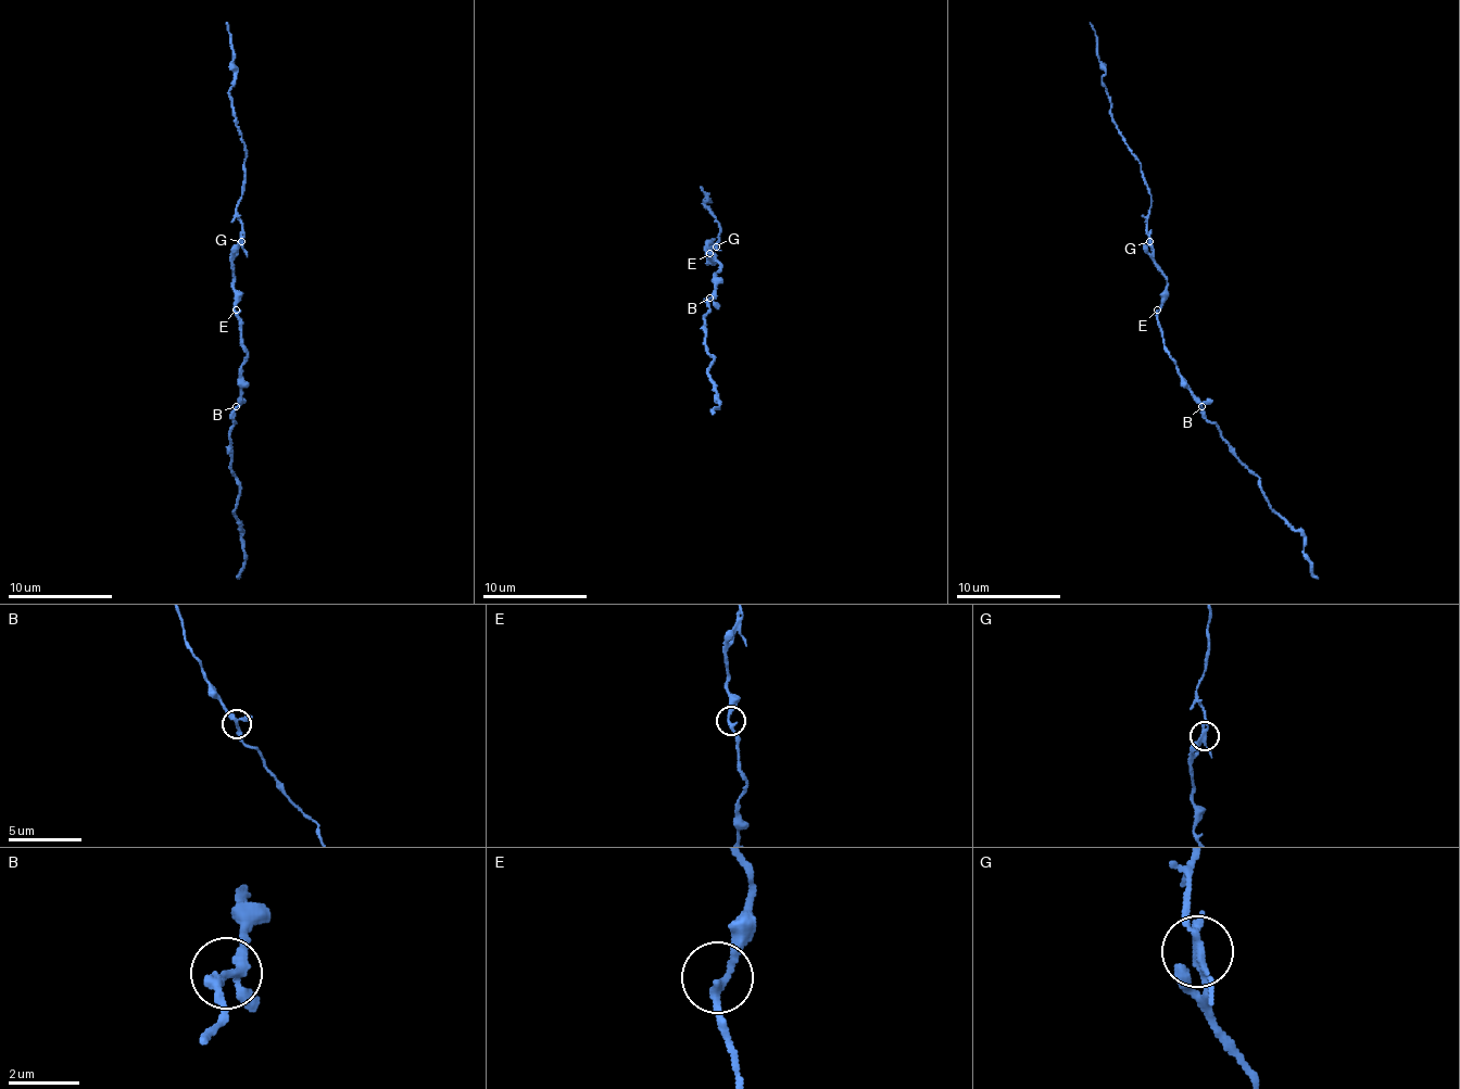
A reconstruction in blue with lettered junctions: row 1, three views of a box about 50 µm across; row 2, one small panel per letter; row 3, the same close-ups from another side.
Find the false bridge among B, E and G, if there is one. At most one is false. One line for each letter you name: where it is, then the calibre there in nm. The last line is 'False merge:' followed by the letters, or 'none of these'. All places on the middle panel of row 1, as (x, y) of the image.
G: (716, 247) | 200 nm
False merge: G

